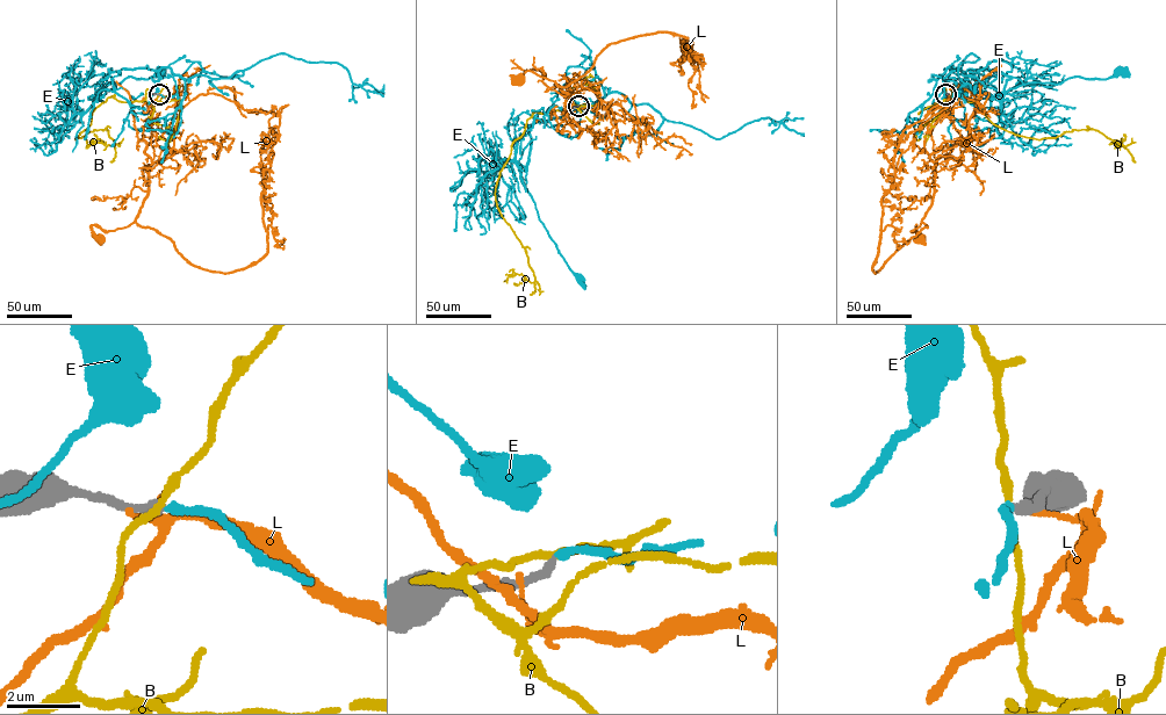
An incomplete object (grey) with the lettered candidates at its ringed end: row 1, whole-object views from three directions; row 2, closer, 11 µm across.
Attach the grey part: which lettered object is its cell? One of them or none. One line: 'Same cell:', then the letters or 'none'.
Same cell: E

